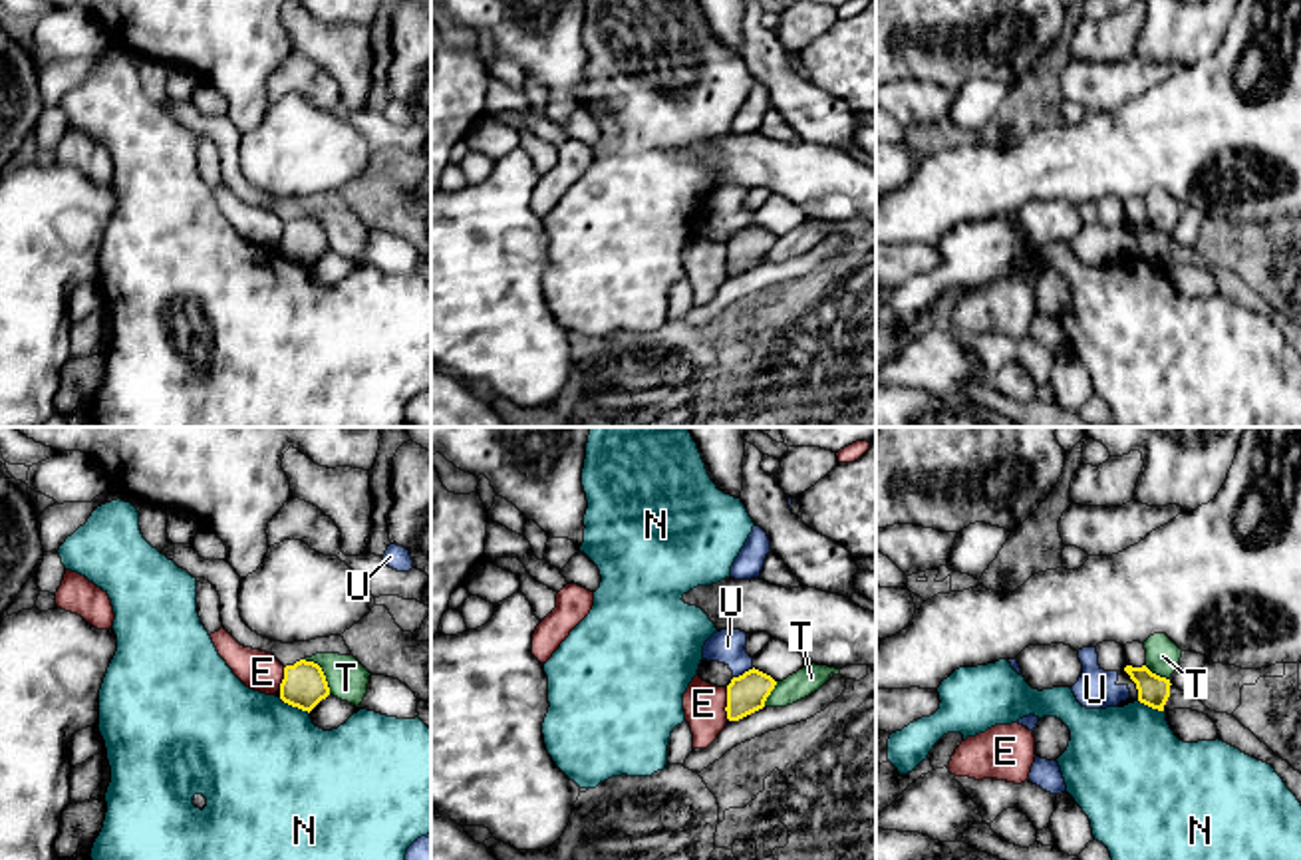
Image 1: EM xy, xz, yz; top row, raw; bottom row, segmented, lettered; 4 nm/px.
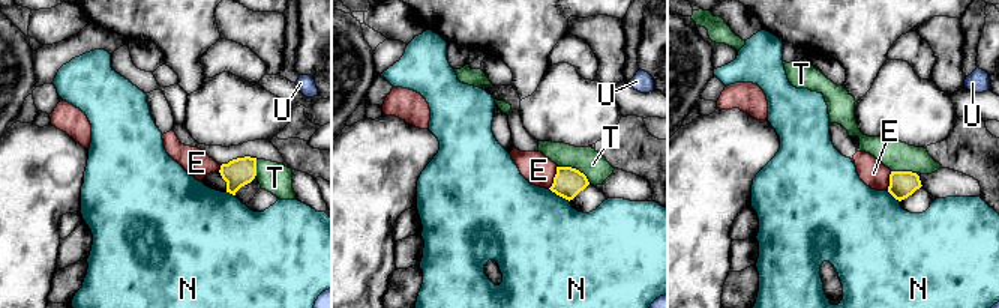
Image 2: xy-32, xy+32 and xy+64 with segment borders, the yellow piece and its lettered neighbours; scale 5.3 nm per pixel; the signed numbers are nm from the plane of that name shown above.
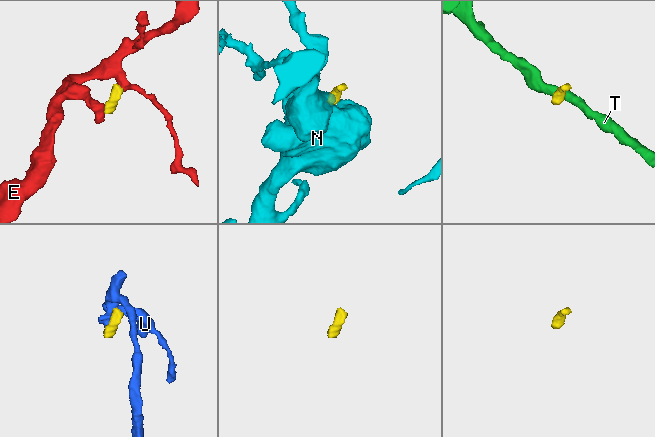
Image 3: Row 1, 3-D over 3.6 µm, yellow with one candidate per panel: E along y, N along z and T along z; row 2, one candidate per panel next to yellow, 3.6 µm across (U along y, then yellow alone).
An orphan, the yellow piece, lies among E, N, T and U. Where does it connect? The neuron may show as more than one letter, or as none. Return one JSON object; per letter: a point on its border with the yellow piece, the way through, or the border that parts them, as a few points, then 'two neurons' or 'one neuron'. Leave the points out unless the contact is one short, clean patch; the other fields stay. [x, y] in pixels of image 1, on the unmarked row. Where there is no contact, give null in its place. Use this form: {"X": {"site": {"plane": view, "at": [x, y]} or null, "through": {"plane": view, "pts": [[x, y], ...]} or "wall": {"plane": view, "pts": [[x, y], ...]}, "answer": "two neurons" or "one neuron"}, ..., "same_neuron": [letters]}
{"E": {"site": {"plane": "xz", "at": [727, 259]}, "wall": {"plane": "xz", "pts": [[725, 243], [725, 271], [729, 275]]}, "answer": "two neurons"}, "N": {"site": {"plane": "xy", "at": [294, 261]}, "wall": {"plane": "xy", "pts": [[279, 253], [308, 269]]}, "answer": "two neurons"}, "T": {"site": {"plane": "xy", "at": [322, 229]}, "wall": {"plane": "xy", "pts": [[304, 213], [320, 223], [330, 249]]}, "answer": "two neurons"}, "U": {"site": {"plane": "xz", "at": [745, 227]}, "wall": {"plane": "xz", "pts": [[753, 223], [733, 233]]}, "answer": "two neurons"}, "same_neuron": []}

